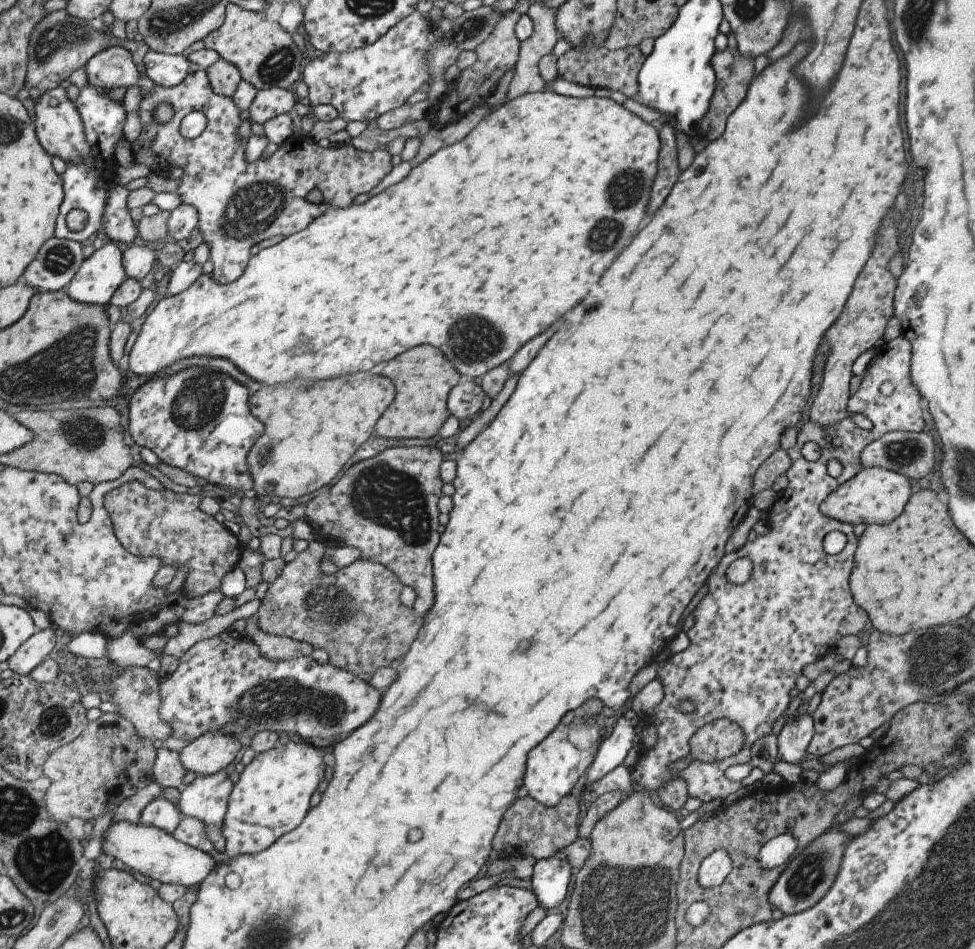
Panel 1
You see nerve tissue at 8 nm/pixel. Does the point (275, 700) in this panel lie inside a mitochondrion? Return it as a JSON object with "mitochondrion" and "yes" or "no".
{"mitochondrion":"yes"}

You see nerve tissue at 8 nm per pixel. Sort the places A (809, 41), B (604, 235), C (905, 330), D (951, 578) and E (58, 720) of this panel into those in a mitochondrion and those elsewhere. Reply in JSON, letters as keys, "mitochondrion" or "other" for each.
{"A":"other","B":"mitochondrion","C":"other","D":"other","E":"mitochondrion"}

